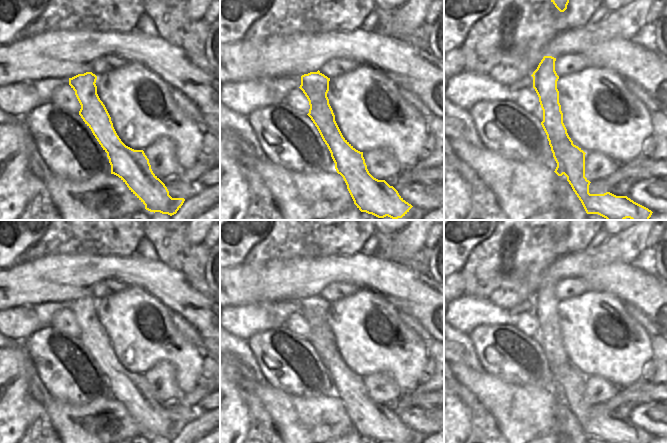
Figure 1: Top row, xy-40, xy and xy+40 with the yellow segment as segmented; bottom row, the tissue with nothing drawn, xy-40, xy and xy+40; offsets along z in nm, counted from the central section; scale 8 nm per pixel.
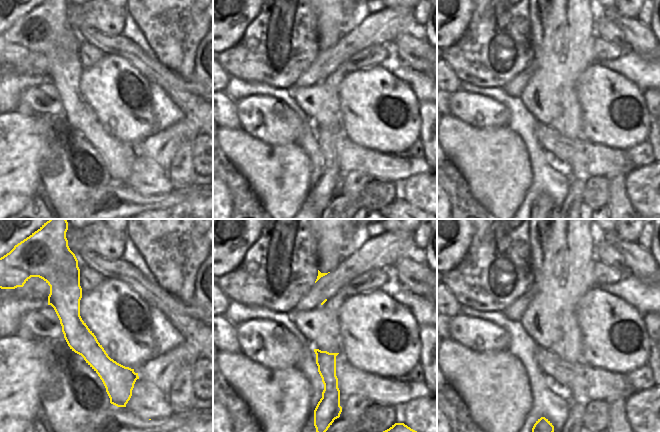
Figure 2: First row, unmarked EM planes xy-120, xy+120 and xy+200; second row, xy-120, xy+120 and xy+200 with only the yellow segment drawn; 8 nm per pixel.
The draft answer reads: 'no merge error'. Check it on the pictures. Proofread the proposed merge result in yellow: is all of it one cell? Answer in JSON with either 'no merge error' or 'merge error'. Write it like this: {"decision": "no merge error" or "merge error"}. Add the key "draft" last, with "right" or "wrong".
{"decision": "merge error", "draft": "wrong"}

